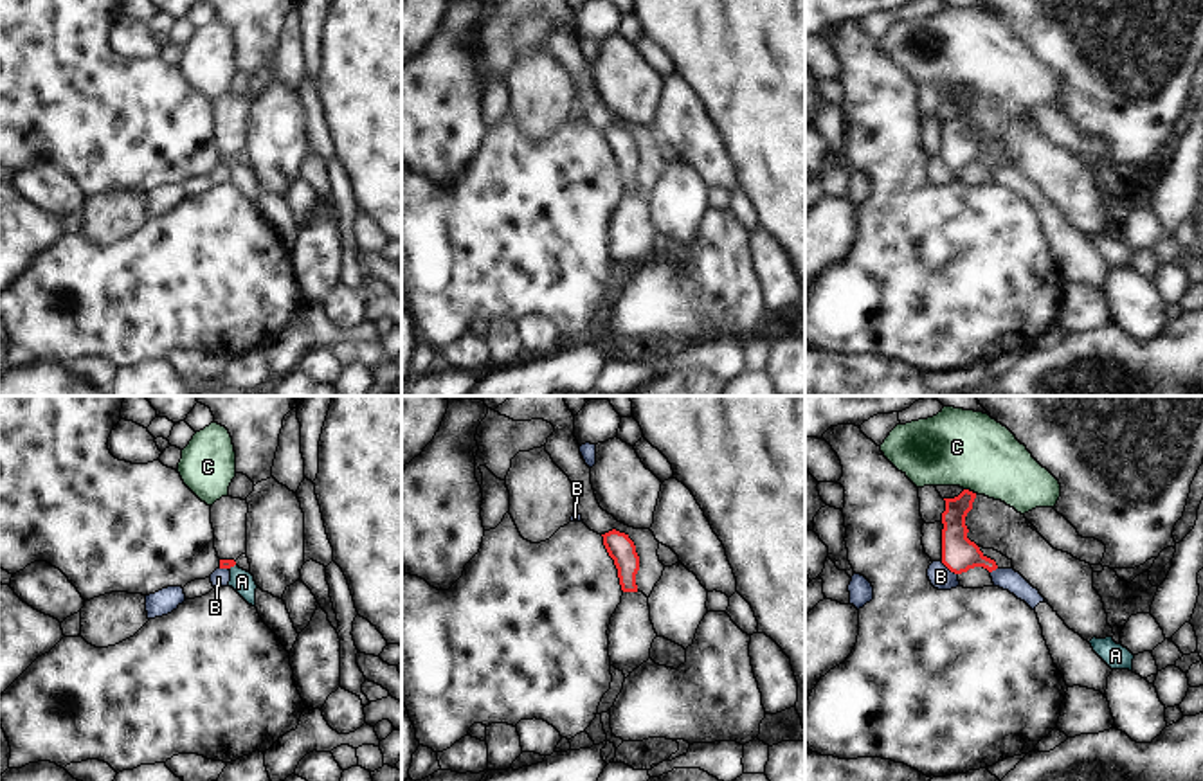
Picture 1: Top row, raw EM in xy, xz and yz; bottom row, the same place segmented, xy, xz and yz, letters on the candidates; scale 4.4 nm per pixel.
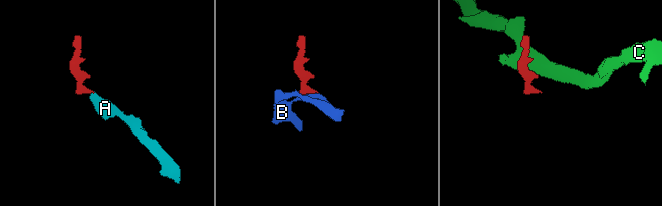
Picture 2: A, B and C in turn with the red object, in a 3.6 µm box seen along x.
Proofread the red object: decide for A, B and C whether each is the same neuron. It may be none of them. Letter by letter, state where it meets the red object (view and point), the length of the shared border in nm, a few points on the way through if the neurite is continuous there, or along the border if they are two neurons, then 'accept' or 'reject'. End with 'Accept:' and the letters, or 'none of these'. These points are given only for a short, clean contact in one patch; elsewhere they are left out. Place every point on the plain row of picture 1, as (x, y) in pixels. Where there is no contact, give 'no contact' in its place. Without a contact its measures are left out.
A: meets red in xy at (231, 162); contact 40 nm long; runs through xy (224, 161), (231, 162), (242, 179); accept
B: meets red in yz at (949, 166); contact 100 nm long; border along yz (940, 159), (957, 171); reject
C: meets red in yz at (966, 87); contact 30 nm long; border along yz (964, 85), (967, 87); reject
Accept: A

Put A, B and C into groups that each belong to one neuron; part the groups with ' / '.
A / B / C

